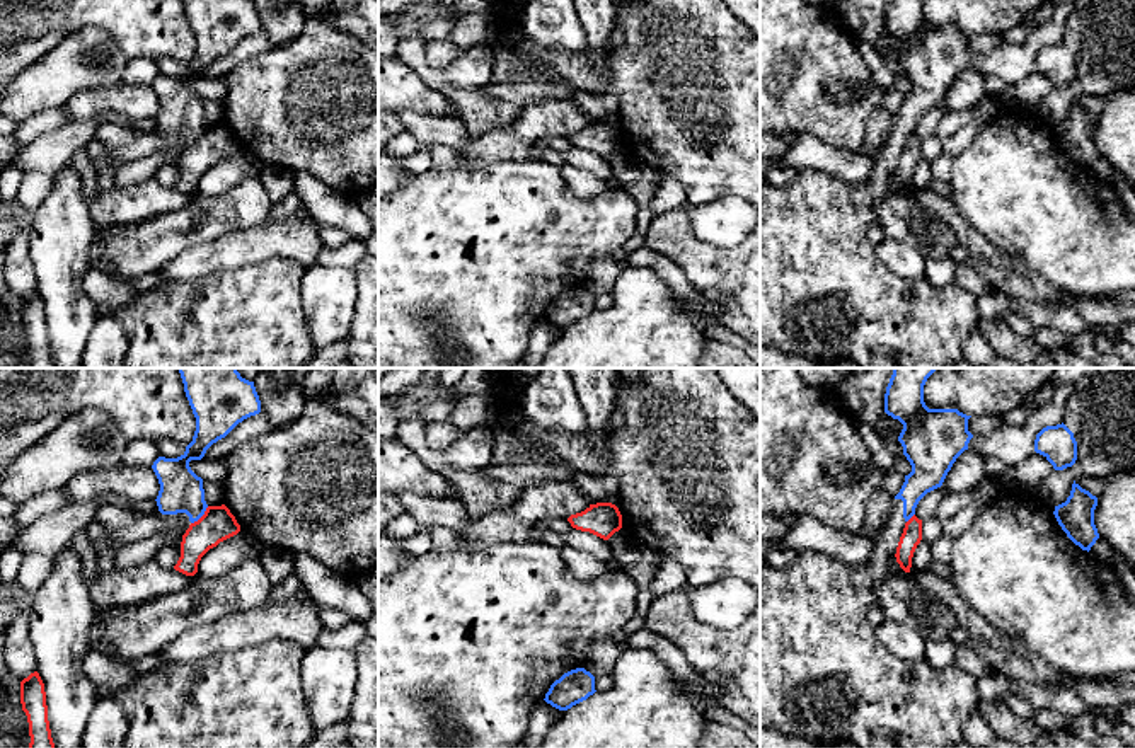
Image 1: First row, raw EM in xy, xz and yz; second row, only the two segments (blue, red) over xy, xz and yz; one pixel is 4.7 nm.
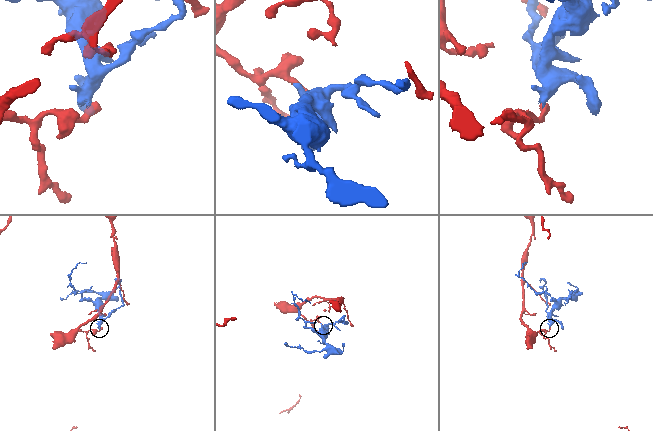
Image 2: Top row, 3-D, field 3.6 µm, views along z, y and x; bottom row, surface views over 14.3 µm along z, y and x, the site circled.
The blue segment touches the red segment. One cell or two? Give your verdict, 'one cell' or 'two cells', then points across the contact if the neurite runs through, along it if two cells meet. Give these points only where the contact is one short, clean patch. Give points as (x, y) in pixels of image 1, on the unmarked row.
two cells; border along xy (208, 125), (191, 142)

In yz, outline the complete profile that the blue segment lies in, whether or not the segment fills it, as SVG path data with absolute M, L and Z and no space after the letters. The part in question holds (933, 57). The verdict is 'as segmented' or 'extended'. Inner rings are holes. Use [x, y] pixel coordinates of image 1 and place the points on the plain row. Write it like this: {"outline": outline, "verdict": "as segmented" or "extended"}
{"outline": "M890 0L884 12L884 31L903 43L898 60L912 83L884 147L876 153L871 175L849 184L815 169L798 170L792 182L782 187L760 187L760 348L775 348L820 361L850 360L861 368L949 368L965 358L963 342L978 325L977 296L951 283L932 286L922 278L900 278L876 256L867 232L874 222L874 206L890 194L890 177L896 172L905 141L915 133L919 119L942 104L956 77L968 68L973 53L968 37L958 27L929 27L924 20L925 0Z", "verdict": "extended"}

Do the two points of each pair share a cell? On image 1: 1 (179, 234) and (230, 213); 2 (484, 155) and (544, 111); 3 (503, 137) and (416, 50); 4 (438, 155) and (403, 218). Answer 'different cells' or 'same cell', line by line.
1: same cell
2: same cell
3: different cells
4: different cells

